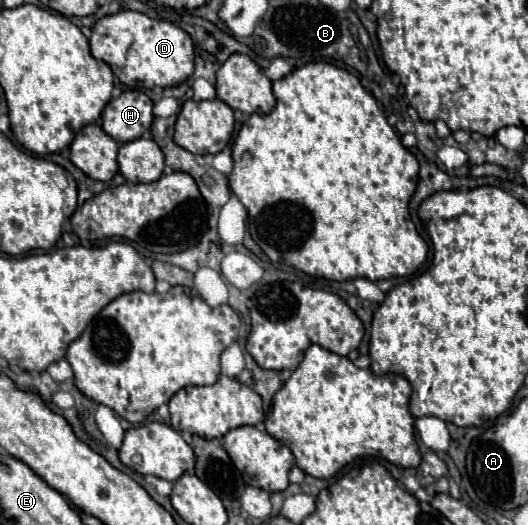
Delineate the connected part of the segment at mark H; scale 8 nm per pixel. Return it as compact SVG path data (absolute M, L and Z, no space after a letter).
M133 89L123 91L117 99L111 99L101 115L103 131L107 131L107 135L111 135L117 143L127 143L127 141L139 139L151 127L151 123L153 123L153 101L145 93L133 91Z

